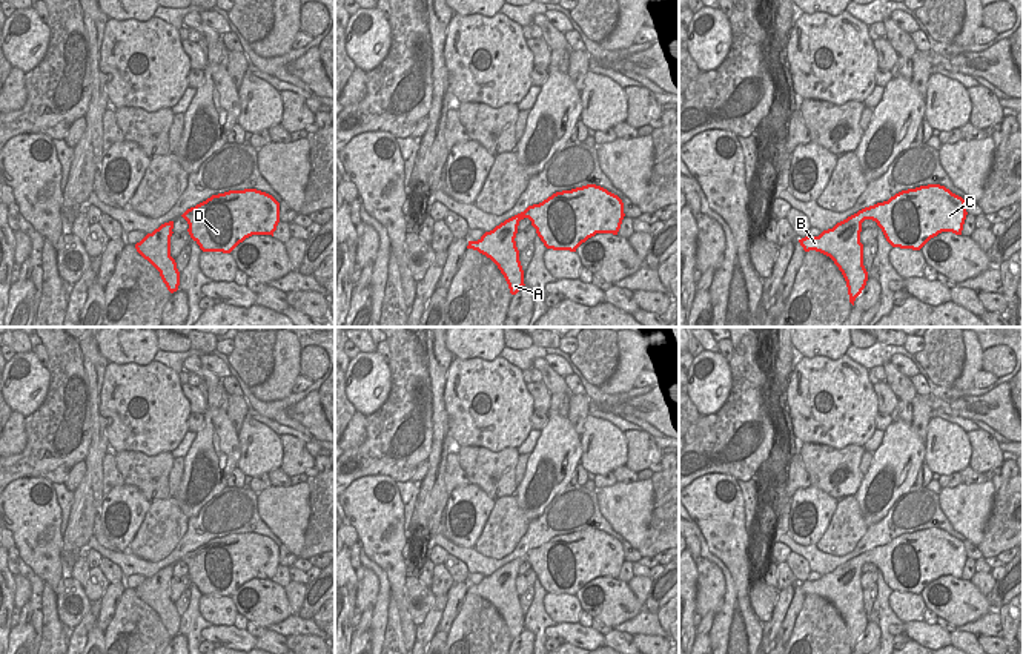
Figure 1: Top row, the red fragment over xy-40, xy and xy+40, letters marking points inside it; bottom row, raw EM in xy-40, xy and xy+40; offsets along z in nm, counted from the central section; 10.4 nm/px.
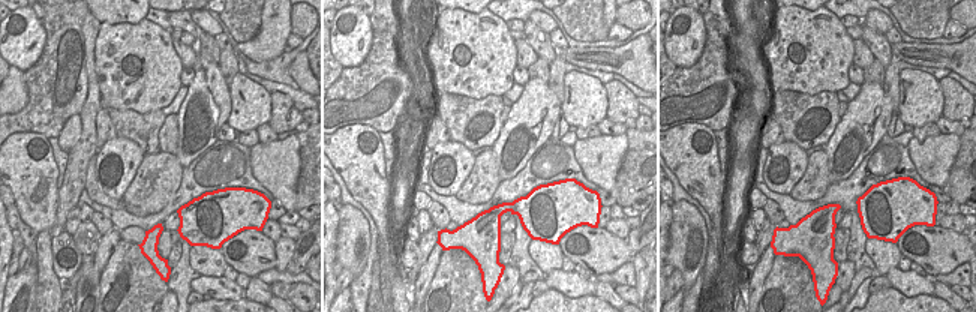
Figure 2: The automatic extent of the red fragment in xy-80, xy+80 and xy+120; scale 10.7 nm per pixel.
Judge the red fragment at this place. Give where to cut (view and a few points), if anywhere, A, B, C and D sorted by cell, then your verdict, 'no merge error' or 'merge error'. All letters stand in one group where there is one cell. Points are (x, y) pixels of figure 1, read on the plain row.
cut in xy+40 along (873, 550), (870, 562); A B / C D; merge error

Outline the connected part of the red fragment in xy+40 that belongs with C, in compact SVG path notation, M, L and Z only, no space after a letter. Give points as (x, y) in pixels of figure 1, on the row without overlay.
M940 528L896 537L872 550L871 563L892 591L920 594L942 576L962 579L966 563L965 543Z

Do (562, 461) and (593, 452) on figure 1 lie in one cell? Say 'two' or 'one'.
two

